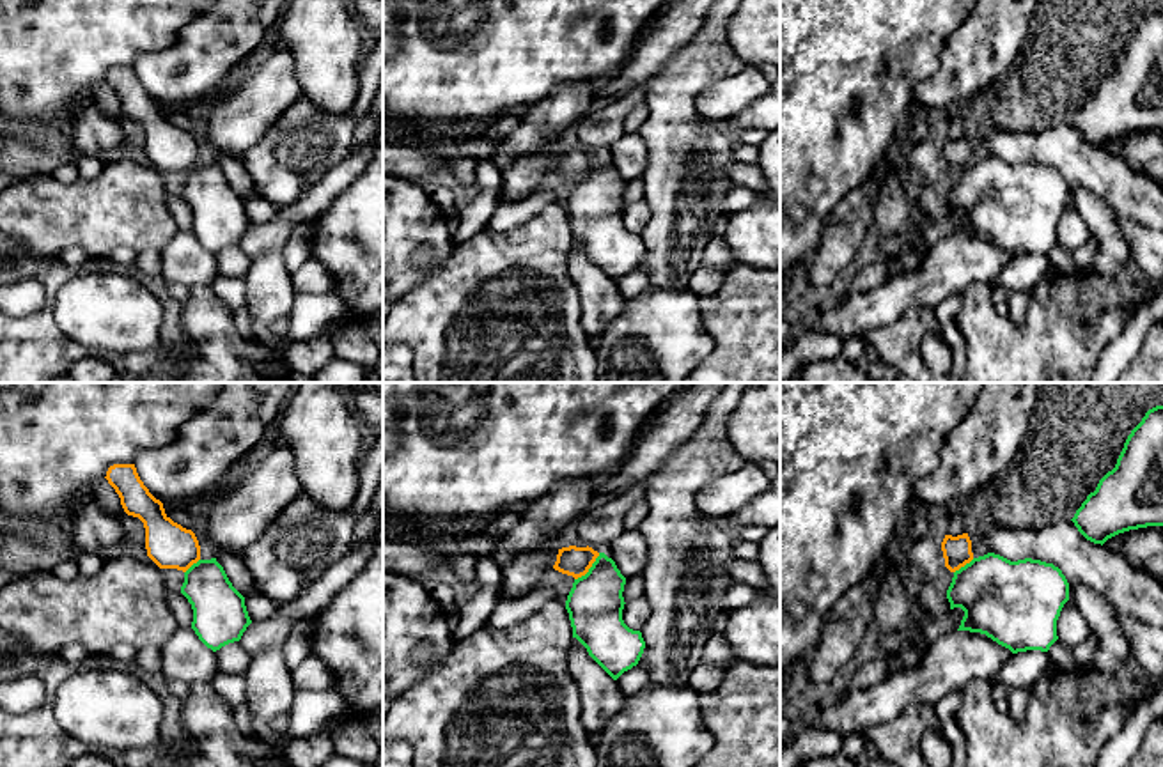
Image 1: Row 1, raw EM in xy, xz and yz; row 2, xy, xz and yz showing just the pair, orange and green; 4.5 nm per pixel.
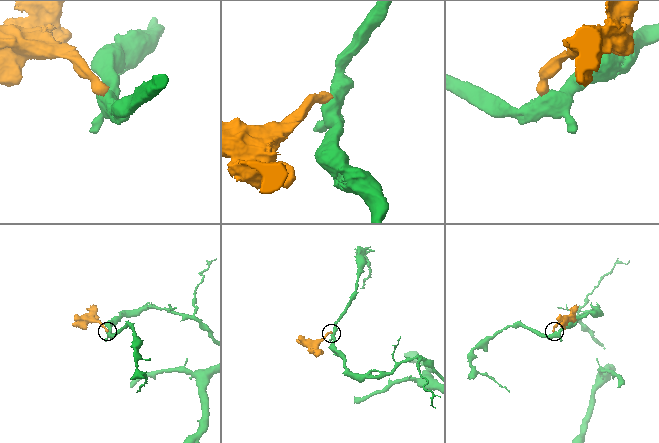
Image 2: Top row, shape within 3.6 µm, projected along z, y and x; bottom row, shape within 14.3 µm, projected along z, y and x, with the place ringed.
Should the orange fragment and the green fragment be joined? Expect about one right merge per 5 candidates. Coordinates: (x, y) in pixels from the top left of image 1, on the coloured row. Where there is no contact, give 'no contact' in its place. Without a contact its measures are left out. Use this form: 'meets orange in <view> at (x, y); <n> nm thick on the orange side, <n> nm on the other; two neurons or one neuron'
meets orange in xz at (589, 567); 130 nm thick on the orange side, 260 nm on the other; two neurons

